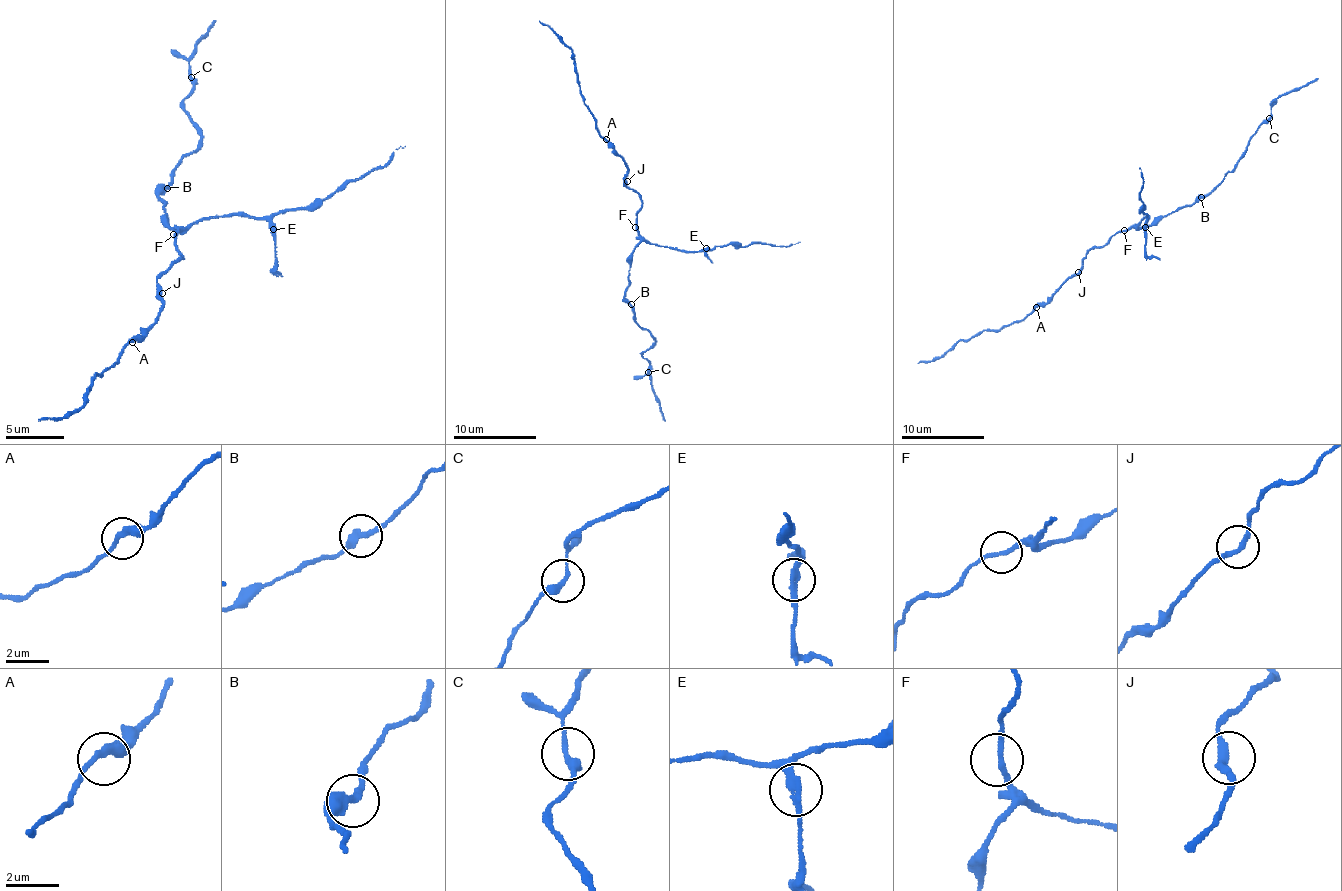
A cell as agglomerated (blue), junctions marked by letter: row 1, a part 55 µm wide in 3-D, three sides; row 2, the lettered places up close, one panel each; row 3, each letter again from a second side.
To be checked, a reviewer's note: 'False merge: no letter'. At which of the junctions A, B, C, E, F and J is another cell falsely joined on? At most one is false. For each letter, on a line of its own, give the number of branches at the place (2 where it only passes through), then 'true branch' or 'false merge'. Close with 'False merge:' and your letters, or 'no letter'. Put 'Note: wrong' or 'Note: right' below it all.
A: 2 | true branch
B: 2 | true branch
C: 2 | true branch
E: 2 | false merge
F: 2 | true branch
J: 2 | true branch
False merge: E
Note: wrong

